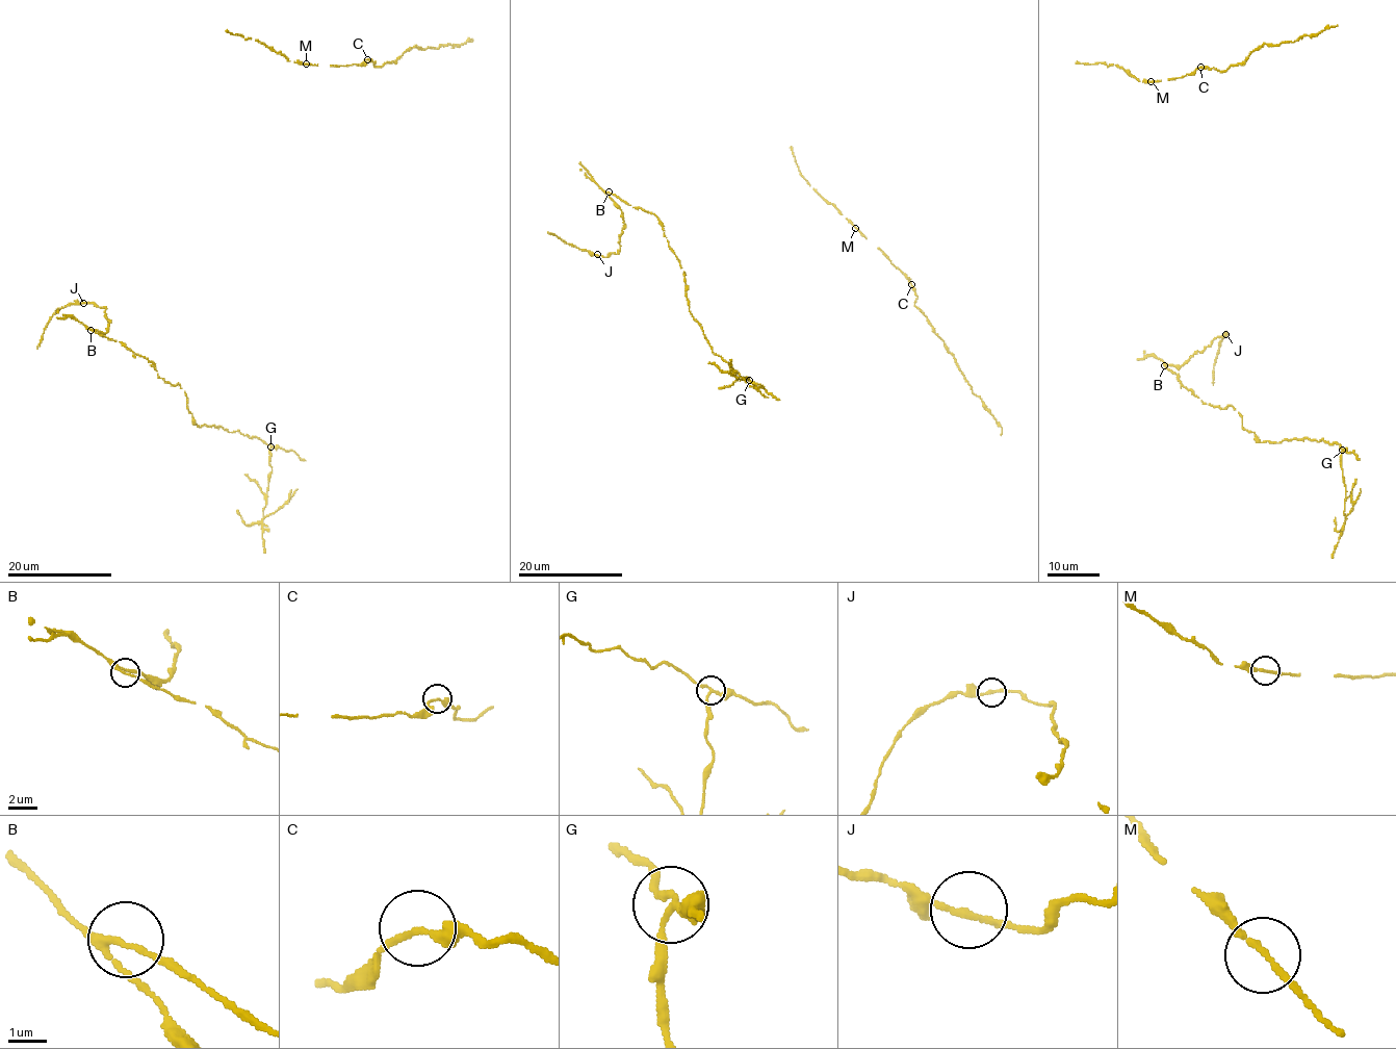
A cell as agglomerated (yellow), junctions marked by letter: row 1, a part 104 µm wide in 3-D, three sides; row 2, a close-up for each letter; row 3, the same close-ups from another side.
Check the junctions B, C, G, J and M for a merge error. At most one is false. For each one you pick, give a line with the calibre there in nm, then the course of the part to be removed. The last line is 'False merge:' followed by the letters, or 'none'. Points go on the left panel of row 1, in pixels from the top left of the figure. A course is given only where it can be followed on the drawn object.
G: 160 nm | (270, 445), (272, 472), (263, 515), (270, 515), (298, 489)
False merge: G

